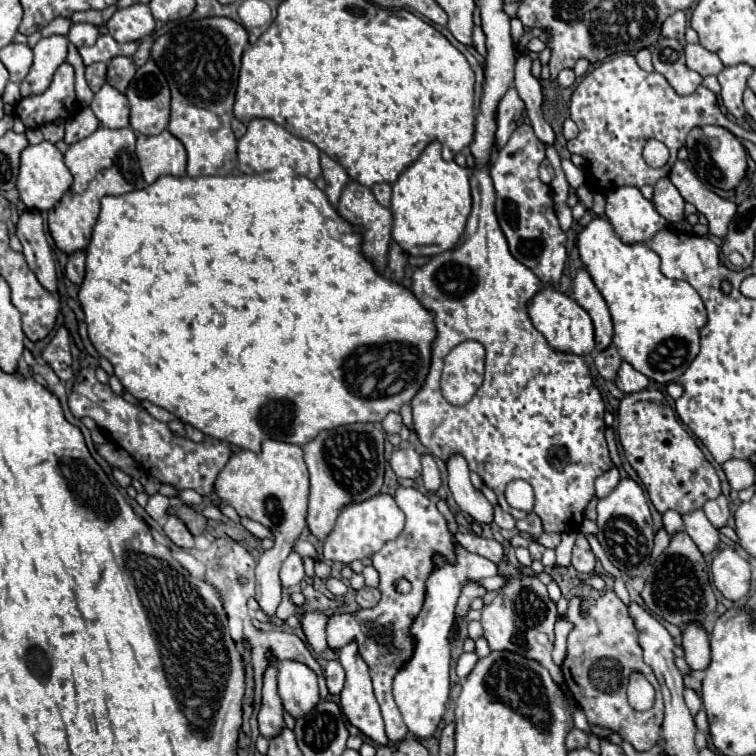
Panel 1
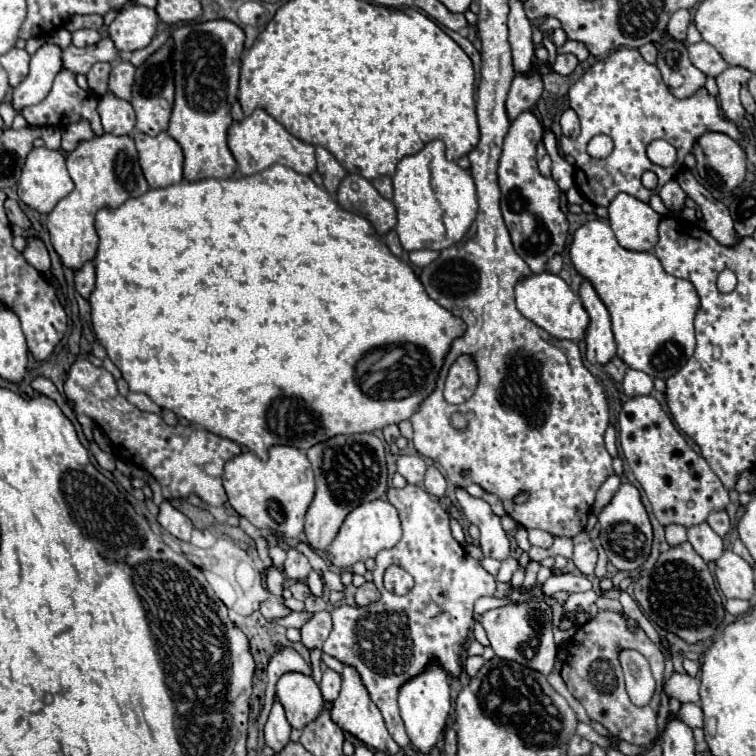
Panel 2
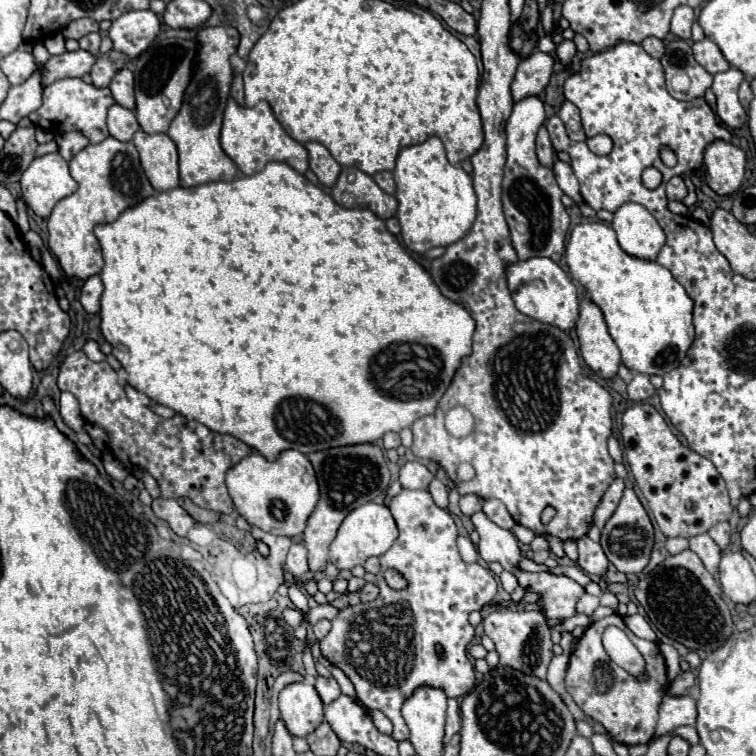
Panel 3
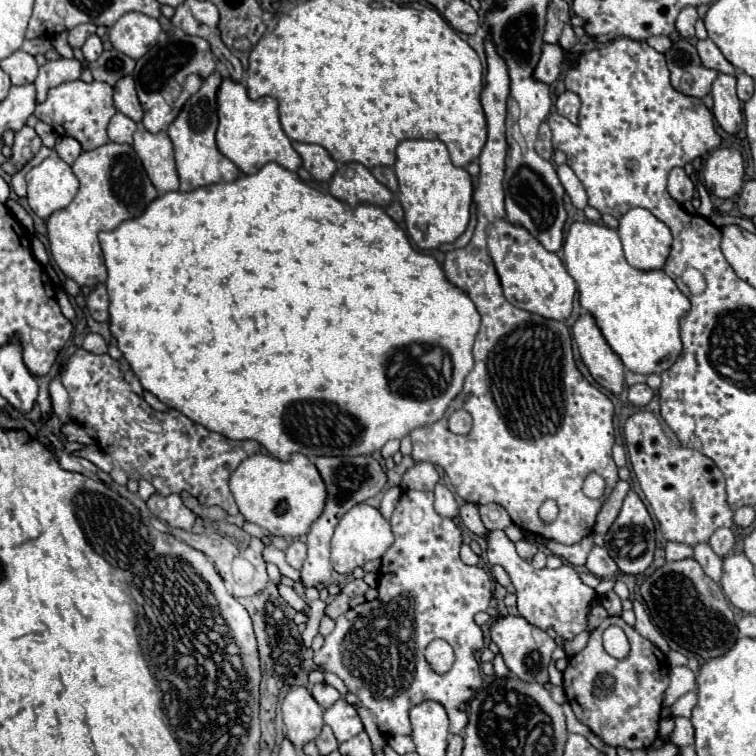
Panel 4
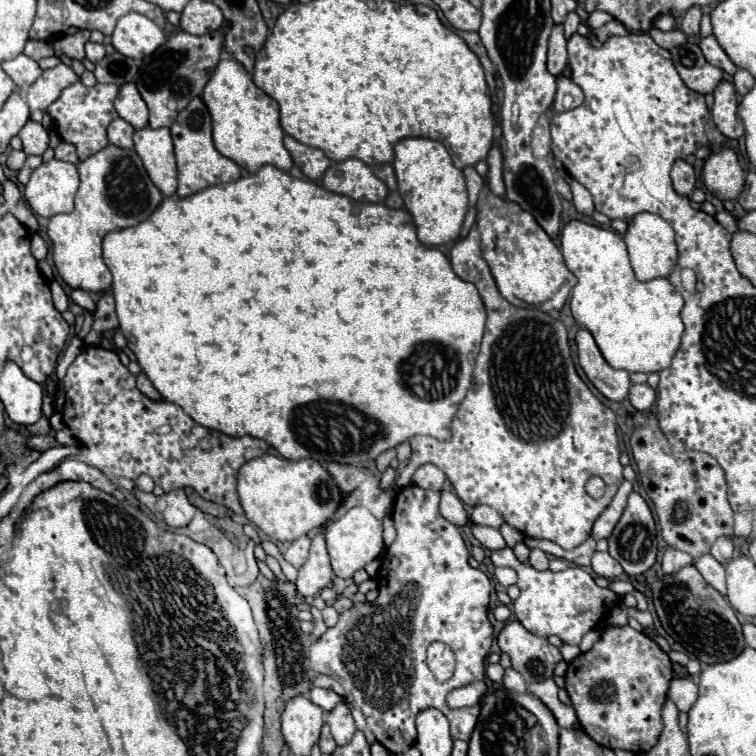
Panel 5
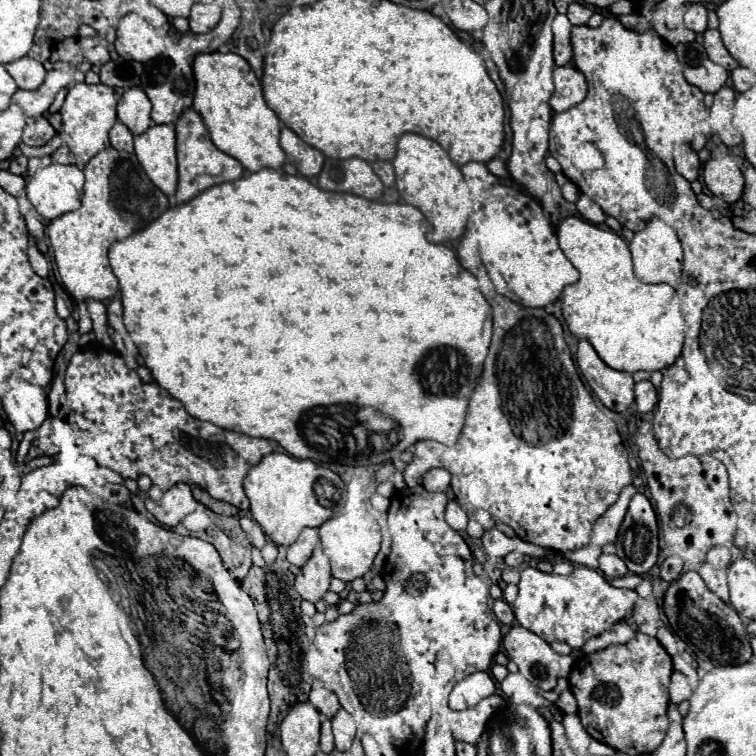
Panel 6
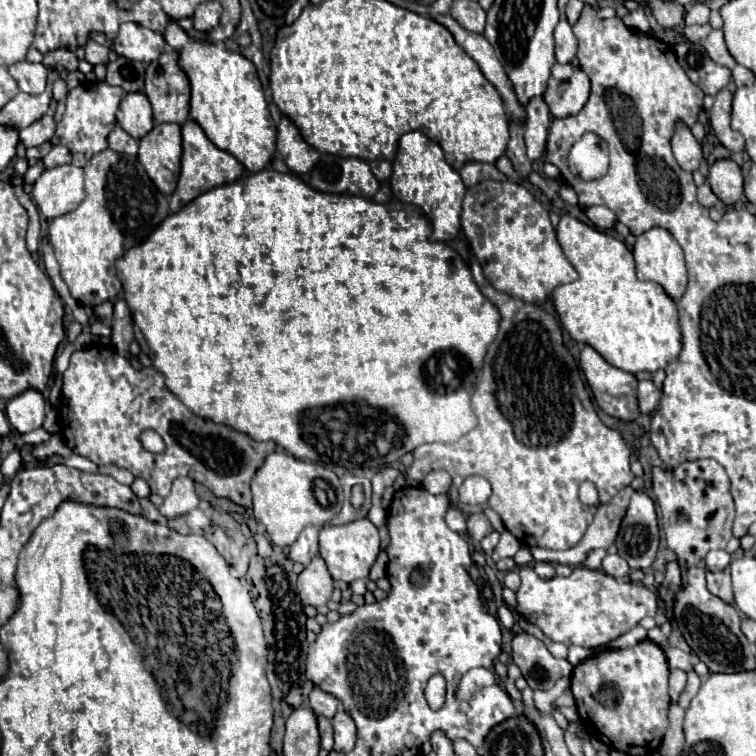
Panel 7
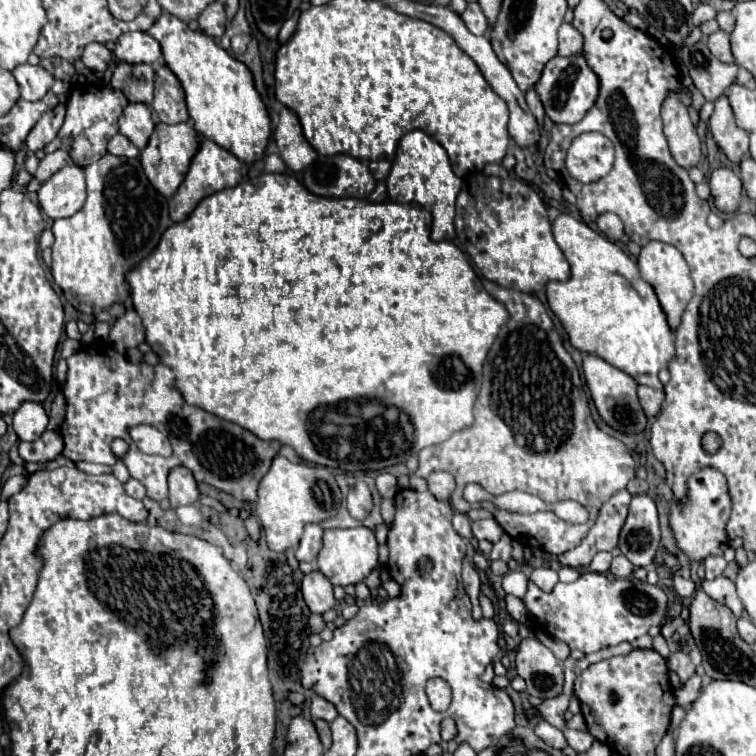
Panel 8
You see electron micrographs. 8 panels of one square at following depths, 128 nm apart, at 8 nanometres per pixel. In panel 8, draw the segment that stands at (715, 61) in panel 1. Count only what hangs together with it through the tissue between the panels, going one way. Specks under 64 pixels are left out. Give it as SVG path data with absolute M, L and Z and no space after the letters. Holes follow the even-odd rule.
M718 30L718 32L710 34L706 44L708 44L710 52L712 52L720 62L724 62L724 64L734 64L734 56L732 56L732 52L730 52L730 36L728 36L726 32Z

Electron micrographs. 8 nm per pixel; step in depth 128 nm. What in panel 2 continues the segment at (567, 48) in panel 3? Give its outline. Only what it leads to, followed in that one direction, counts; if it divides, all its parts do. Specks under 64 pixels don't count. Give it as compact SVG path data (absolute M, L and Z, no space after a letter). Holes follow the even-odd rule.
M558 54L558 58L556 58L552 68L554 68L554 72L558 72L562 76L568 76L568 74L574 72L576 64L578 64L578 60L576 60L574 54Z

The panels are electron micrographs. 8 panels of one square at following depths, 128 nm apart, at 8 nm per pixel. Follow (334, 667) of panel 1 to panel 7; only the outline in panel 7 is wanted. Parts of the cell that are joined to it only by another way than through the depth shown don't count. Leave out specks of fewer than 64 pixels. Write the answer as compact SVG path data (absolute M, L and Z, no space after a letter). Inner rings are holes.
M314 688L314 690L310 692L310 708L312 708L314 714L318 714L318 716L332 718L332 716L338 712L338 704L340 704L340 702L338 702L332 694L328 694L328 692L320 690L320 688Z

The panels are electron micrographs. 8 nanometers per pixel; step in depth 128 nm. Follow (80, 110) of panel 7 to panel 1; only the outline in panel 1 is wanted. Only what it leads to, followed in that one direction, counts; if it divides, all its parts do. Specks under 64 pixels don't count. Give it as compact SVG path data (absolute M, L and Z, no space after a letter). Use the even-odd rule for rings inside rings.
M64 62L64 64L58 66L50 88L48 88L46 92L42 92L42 94L22 98L22 100L14 106L14 116L20 118L26 128L38 128L38 126L42 126L42 124L46 124L46 122L66 118L66 116L74 110L74 102L76 102L76 94L74 94L74 68L72 68L68 62Z

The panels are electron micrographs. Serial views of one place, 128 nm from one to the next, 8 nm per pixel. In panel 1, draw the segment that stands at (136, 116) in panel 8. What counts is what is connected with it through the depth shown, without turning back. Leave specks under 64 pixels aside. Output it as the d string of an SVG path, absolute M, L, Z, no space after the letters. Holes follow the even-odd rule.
M116 56L108 62L108 84L118 88L120 92L124 92L130 84L130 80L134 78L136 72L136 64L132 62L132 58L128 56Z

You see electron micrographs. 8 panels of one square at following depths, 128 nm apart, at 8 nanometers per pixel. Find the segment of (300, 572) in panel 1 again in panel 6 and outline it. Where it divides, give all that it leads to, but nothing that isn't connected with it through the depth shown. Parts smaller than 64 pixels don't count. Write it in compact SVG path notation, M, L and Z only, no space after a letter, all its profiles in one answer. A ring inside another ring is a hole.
M304 528L302 534L298 536L298 540L288 546L288 556L286 556L288 562L292 566L298 566L298 568L304 566L316 544L318 544L318 530L316 528Z

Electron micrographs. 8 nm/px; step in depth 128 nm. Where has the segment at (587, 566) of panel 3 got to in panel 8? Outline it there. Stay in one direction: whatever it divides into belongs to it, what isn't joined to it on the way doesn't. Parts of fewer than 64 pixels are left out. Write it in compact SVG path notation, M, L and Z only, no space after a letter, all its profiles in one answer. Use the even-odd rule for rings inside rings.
M620 554L620 556L616 556L614 560L612 560L612 564L610 564L610 572L616 576L616 578L628 578L630 574L632 574L632 570L634 570L634 566Z

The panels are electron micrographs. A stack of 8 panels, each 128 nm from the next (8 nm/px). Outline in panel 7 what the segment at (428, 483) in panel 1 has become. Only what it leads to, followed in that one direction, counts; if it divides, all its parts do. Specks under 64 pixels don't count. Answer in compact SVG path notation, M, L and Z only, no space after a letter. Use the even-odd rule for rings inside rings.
M450 508L448 514L446 514L446 524L448 524L450 530L464 534L466 532L466 514L460 512L458 508Z

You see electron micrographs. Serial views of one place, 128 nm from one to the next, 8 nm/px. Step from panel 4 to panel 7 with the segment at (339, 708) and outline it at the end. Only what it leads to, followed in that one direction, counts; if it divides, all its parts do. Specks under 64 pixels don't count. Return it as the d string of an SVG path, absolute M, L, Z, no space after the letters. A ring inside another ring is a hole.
M340 710L332 718L332 726L334 726L334 750L336 752L350 752L356 742L354 720L344 710Z

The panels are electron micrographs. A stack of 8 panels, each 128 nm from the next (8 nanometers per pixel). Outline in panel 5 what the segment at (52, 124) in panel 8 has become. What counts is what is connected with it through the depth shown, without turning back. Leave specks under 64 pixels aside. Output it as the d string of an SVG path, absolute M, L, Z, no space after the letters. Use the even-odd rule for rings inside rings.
M28 120L18 136L20 136L22 144L24 144L22 150L26 154L44 154L44 150L48 148L48 132L38 122Z

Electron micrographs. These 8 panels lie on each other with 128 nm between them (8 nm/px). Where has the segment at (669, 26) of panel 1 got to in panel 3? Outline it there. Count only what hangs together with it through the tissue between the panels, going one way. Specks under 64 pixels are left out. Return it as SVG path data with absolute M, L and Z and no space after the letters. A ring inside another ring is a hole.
M678 6L674 10L674 16L672 16L672 34L682 38L682 40L690 40L690 26L694 22L694 10L690 6Z

